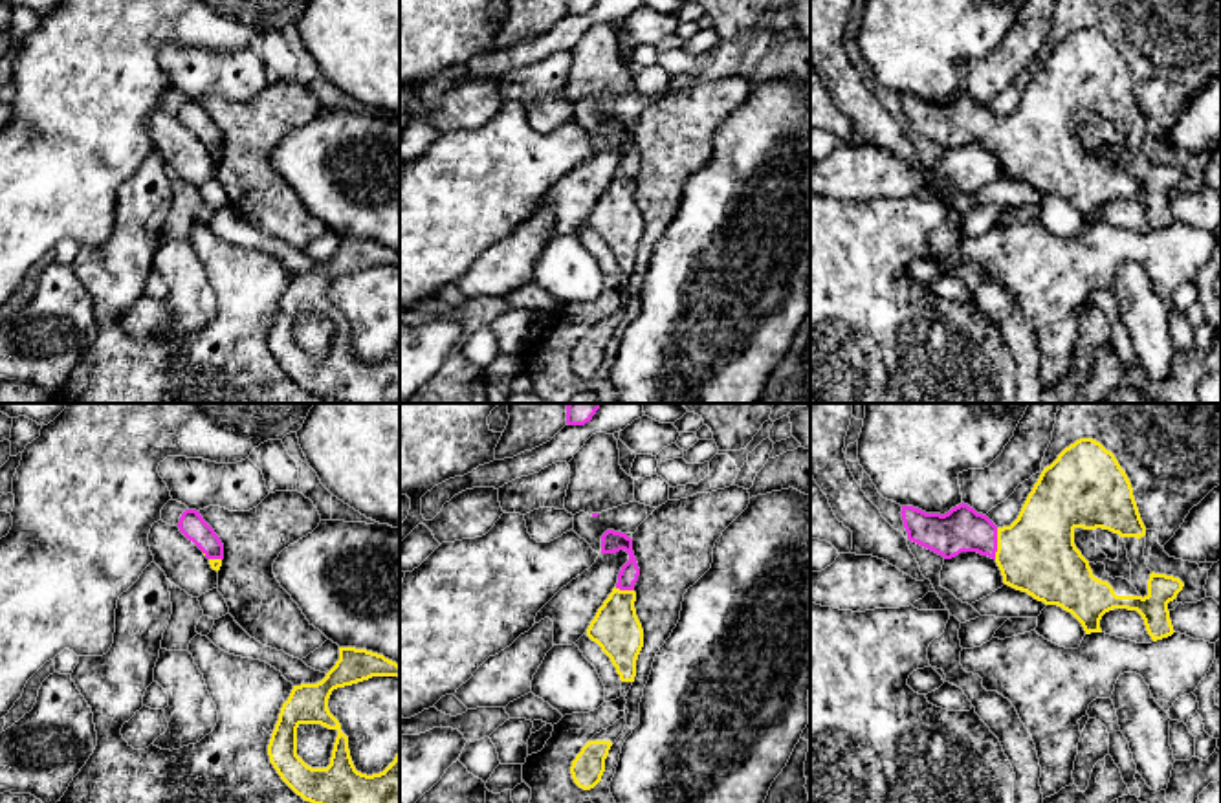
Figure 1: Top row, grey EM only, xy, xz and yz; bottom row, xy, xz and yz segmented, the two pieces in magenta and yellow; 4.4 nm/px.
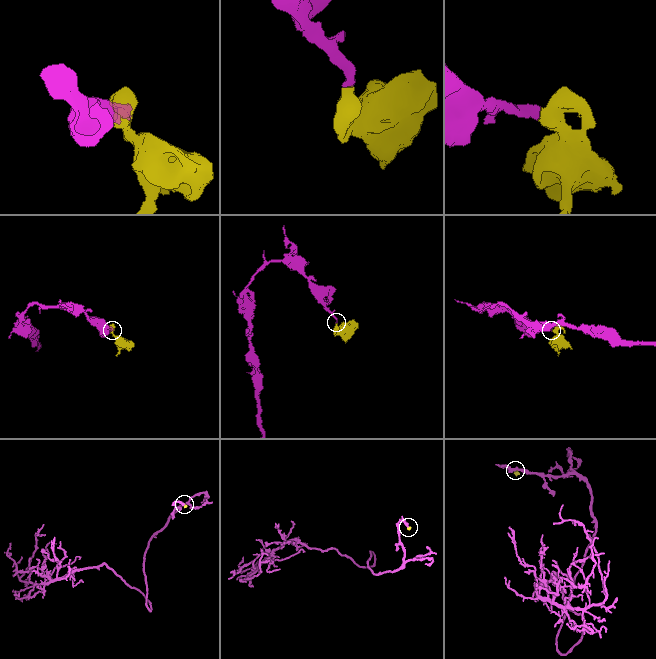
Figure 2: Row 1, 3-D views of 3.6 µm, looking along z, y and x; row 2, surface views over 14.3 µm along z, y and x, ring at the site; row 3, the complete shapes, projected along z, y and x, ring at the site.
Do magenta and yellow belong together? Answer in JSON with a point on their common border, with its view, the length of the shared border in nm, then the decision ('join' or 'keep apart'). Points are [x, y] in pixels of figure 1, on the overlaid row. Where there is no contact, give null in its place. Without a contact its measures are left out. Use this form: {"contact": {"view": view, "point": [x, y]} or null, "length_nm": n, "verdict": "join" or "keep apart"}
{"contact": {"view": "yz", "point": [996, 543]}, "length_nm": 140, "verdict": "join"}

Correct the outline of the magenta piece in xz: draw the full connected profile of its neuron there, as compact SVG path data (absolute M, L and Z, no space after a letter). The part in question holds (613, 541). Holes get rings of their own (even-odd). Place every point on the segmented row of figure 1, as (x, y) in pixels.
M607 530L601 535L601 554L620 550L629 554L629 561L622 566L616 587L590 622L587 636L610 658L622 682L634 682L636 660L644 647L644 629L634 609L634 583L640 568L632 539L627 534Z

